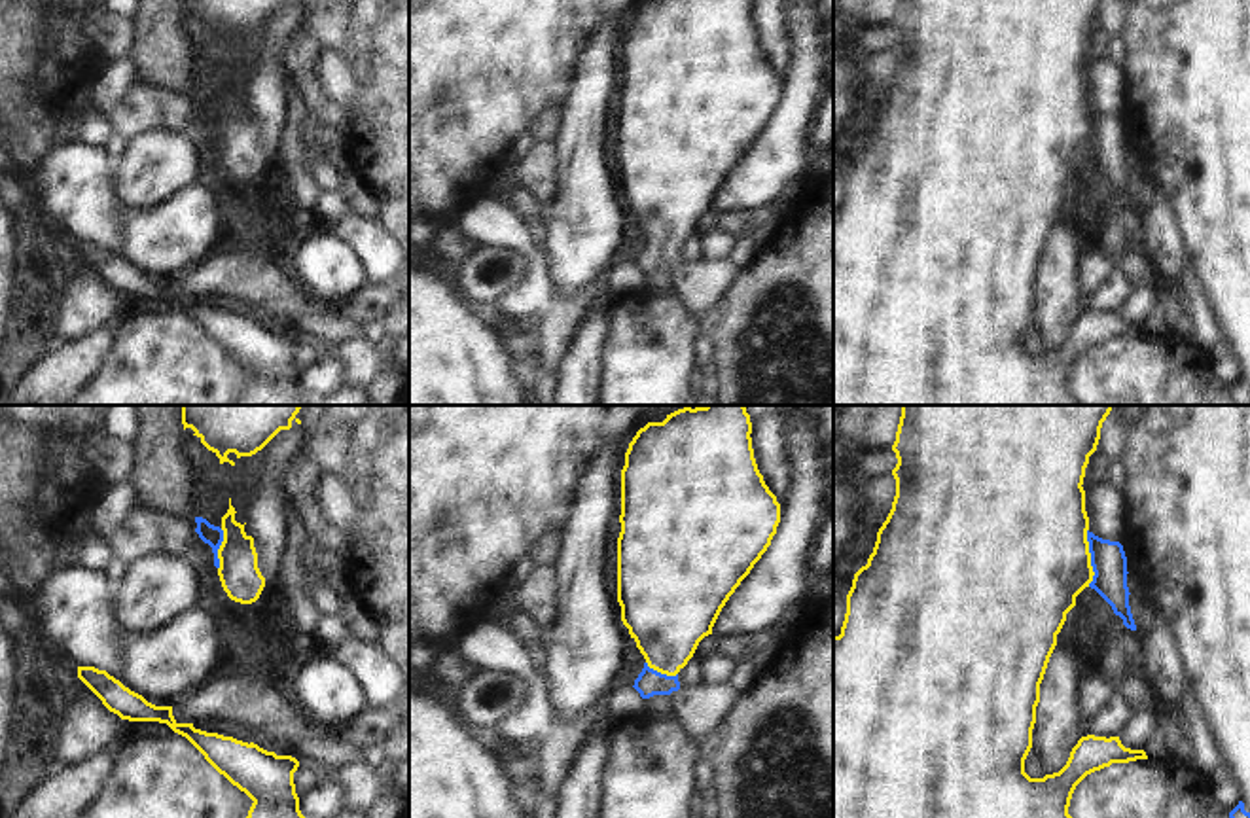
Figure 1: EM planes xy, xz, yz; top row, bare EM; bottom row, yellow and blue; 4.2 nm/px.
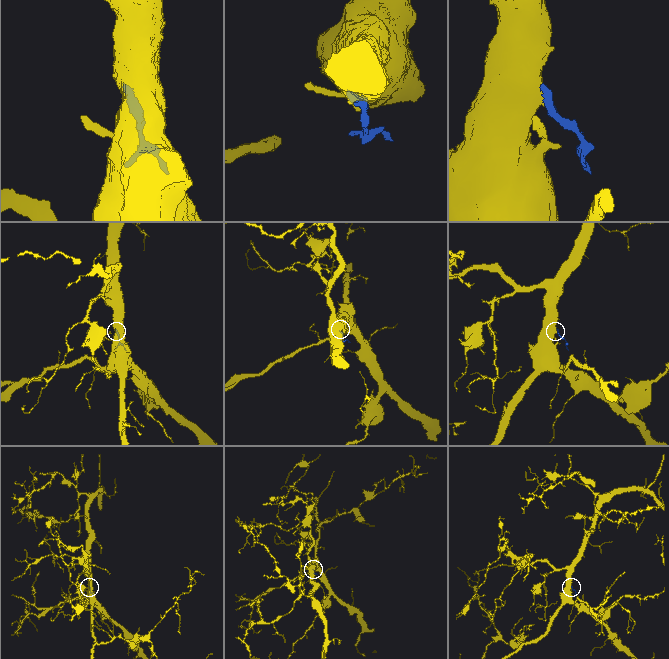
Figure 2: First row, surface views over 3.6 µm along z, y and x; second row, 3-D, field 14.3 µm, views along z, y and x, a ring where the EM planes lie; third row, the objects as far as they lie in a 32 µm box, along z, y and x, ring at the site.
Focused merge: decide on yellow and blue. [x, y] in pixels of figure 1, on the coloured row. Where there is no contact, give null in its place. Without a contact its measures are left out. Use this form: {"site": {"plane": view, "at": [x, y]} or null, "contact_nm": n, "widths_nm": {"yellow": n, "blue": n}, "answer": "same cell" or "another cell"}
{"site": {"plane": "yz", "at": [1089, 557]}, "contact_nm": 240, "widths_nm": {"yellow": 500, "blue": 150}, "answer": "same cell"}

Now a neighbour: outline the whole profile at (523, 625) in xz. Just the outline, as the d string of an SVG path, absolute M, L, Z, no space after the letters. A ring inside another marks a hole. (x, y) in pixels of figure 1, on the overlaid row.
M517 612L511 621L508 623L508 627L511 629L511 632L527 642L536 644L536 651L532 653L534 659L534 672L542 678L544 674L544 667L542 667L542 651L544 646L547 644L547 634L545 629L542 629L528 614L525 612Z

